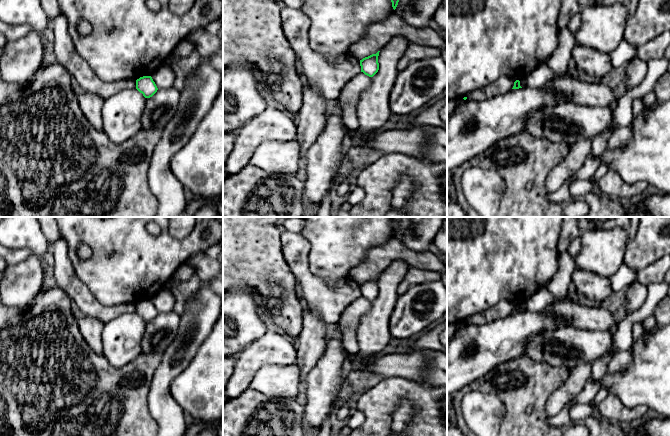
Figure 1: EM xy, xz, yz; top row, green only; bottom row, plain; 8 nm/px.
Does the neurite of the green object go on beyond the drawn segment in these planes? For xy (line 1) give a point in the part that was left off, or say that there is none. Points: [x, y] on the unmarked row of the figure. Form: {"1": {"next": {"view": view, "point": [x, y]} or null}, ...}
{"1": {"next": null}}

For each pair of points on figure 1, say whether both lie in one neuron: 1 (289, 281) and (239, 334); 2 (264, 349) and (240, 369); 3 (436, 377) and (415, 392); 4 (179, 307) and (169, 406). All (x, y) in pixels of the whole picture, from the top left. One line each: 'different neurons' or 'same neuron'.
1: different neurons
2: same neuron
3: different neurons
4: different neurons

